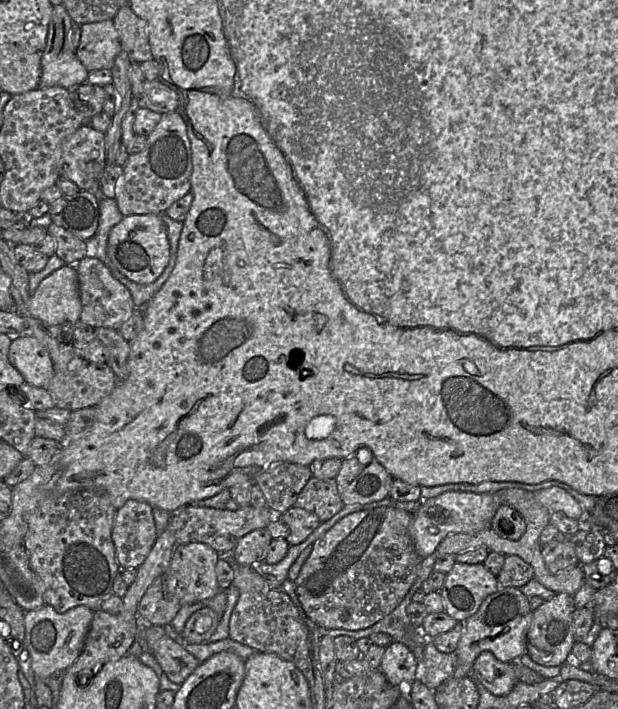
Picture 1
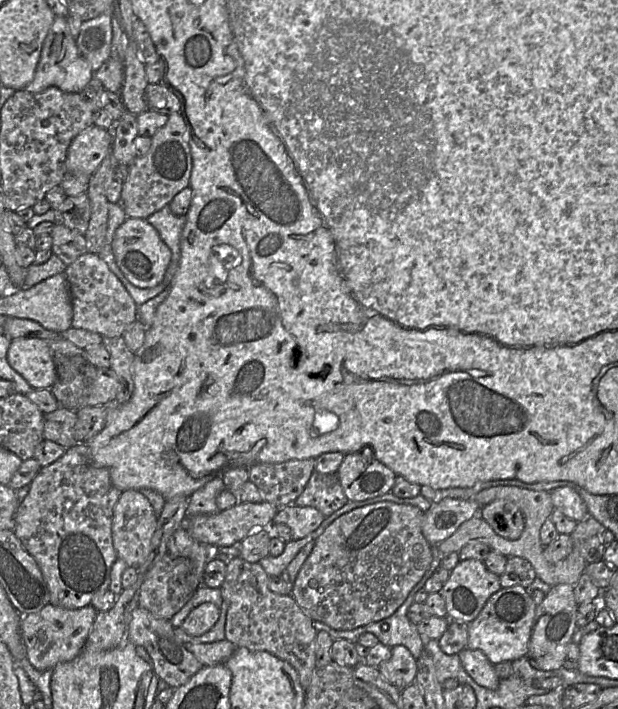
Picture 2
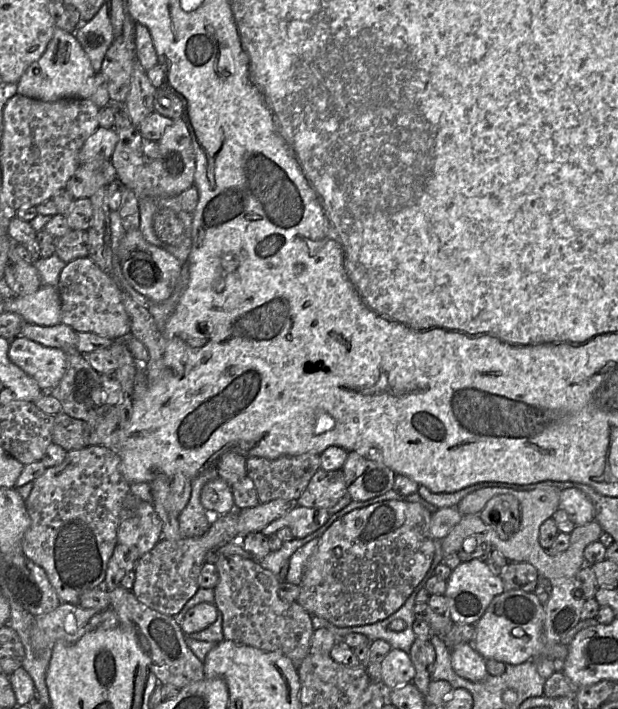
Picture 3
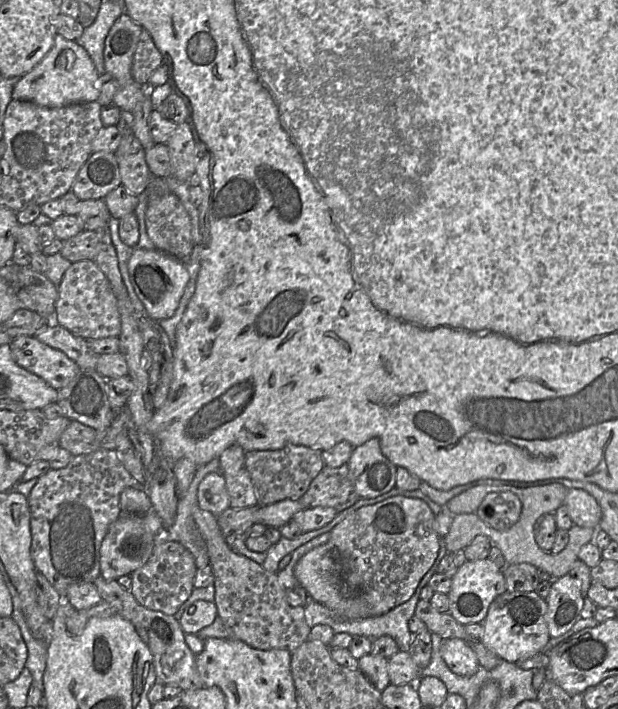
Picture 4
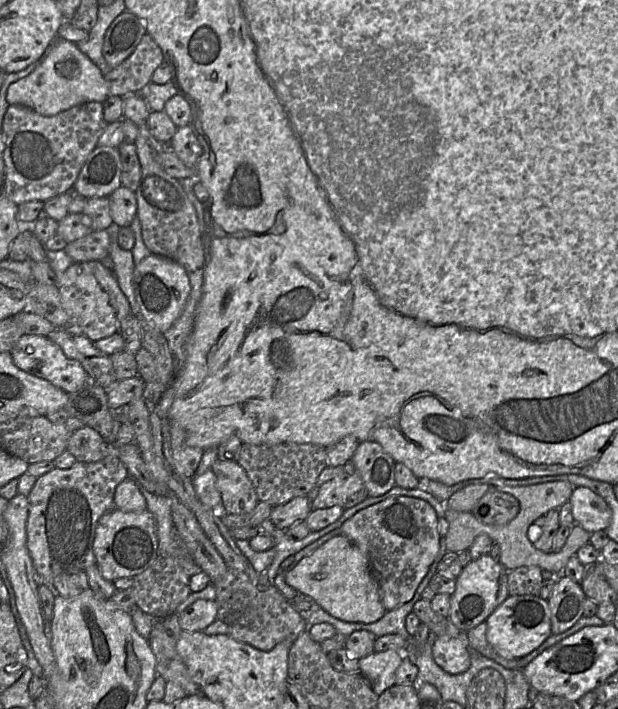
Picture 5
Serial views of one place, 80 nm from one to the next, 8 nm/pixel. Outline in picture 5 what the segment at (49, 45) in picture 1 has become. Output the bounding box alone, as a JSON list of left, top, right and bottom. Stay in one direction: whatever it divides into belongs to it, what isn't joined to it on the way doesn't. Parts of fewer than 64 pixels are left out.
[6,38,109,116]

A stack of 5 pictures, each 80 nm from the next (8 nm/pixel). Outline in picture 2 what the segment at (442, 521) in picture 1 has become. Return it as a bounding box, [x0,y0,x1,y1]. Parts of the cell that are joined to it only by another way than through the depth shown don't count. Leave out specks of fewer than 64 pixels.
[422,498,481,546]

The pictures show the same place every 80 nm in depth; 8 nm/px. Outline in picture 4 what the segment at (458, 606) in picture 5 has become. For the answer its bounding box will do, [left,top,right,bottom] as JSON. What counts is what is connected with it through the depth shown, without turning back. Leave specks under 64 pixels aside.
[447,558,507,625]

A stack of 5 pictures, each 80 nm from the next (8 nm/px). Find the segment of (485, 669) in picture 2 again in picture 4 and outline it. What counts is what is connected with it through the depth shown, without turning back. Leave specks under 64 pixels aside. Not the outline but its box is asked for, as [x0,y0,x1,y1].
[440,640,480,676]

